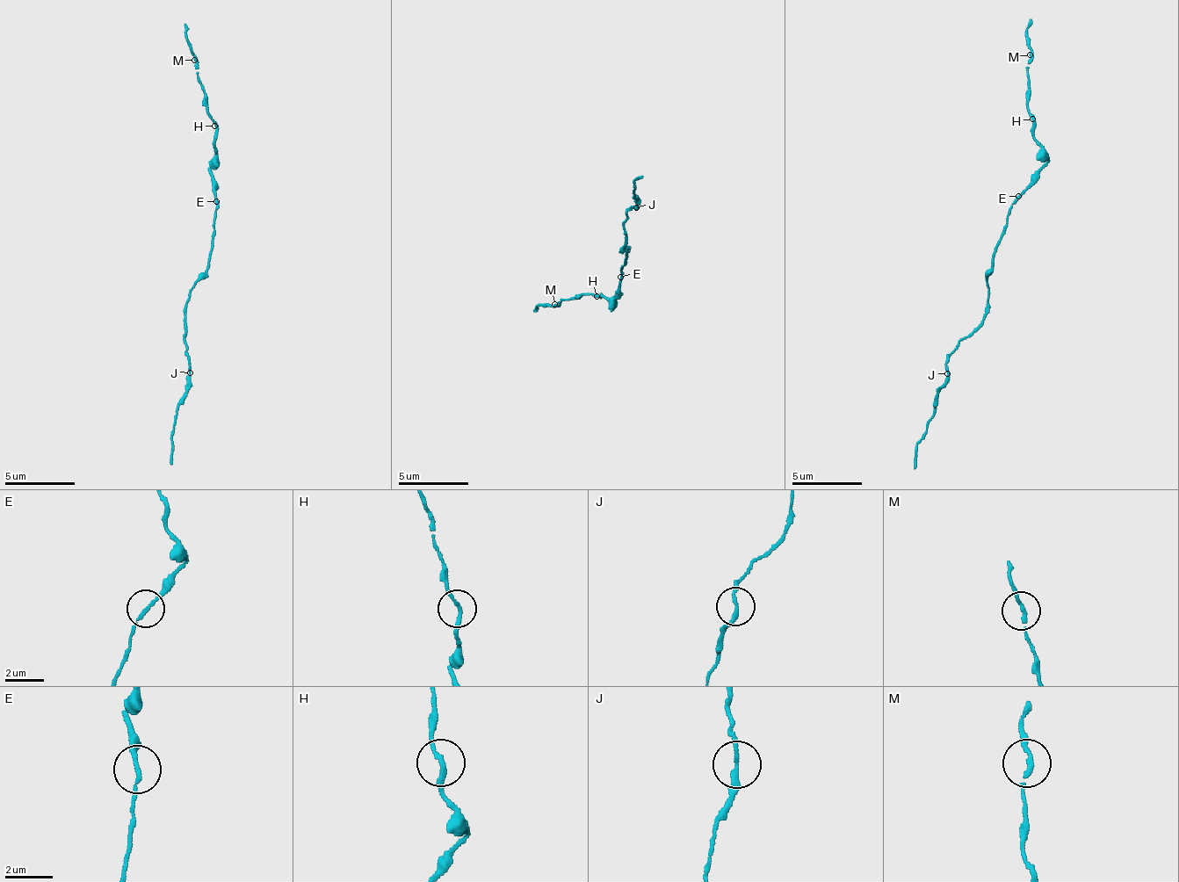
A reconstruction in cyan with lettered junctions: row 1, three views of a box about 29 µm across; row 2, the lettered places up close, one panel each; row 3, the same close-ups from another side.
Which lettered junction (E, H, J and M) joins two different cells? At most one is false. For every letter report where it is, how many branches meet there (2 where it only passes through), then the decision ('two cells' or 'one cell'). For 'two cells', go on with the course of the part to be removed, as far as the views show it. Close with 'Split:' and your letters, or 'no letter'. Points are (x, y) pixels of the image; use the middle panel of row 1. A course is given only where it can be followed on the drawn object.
E: at (620, 277); 2 branches meet; one cell
H: at (596, 296); 2 branches meet; one cell
J: at (636, 207); 2 branches meet; one cell
M: at (554, 304); 2 branches meet; one cell
Split: no letter

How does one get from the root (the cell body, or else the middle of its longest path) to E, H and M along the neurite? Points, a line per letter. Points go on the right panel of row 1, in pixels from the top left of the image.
E: (997, 245), (1001, 242), (1001, 231), (1006, 227), (1006, 213), (1010, 210), (1010, 203), (1018, 196)
H: (997, 245), (1001, 242), (1010, 203), (1043, 164), (1040, 143), (1032, 136), (1032, 119)
M: (997, 245), (1001, 242), (1010, 203), (1043, 164), (1043, 150), (1032, 136), (1032, 115), (1027, 105), (1029, 54)

